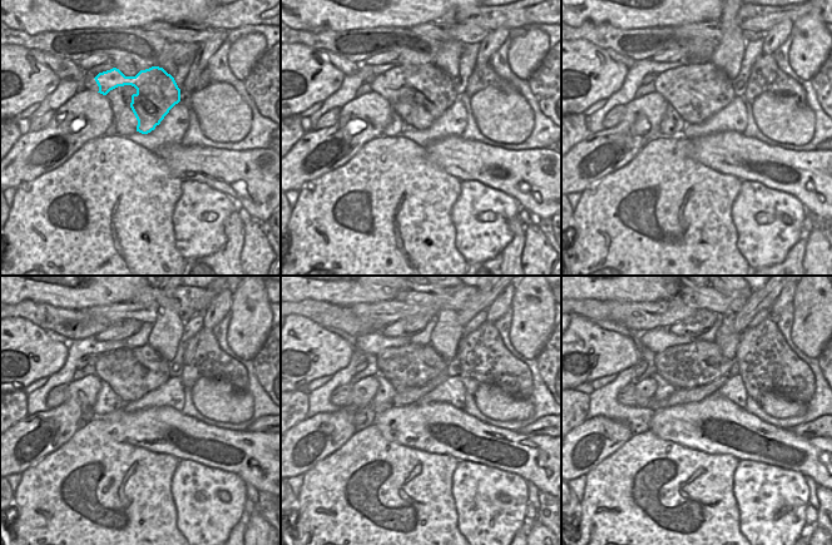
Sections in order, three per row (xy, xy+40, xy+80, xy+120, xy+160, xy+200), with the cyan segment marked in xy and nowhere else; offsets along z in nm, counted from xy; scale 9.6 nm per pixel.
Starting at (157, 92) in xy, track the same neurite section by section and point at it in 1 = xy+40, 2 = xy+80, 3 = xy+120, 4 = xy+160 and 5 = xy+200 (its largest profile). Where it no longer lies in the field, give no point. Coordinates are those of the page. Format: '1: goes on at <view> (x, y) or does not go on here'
1: goes on at xy+40 (420, 94)
2: goes on at xy+80 (697, 92)
3: goes on at xy+120 (132, 389)
4: goes on at xy+160 (429, 356)
5: goes on at xy+200 (711, 361)

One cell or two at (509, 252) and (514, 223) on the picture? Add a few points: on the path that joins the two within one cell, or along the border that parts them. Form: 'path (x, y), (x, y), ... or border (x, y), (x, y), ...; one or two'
path (516, 244), (516, 231); one

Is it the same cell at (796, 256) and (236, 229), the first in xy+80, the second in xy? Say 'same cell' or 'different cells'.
same cell

